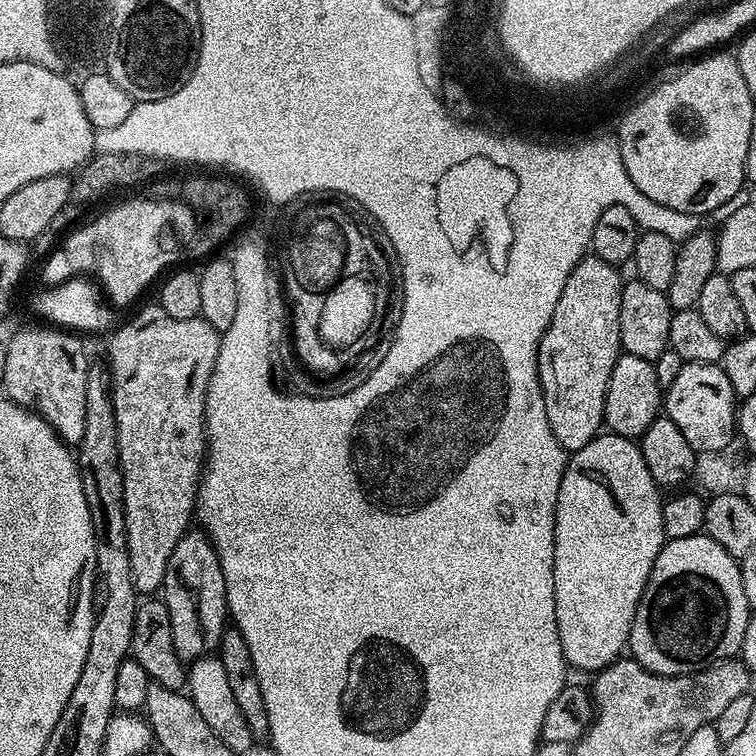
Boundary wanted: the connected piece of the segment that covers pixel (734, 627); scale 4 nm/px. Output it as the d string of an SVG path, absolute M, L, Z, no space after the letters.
M697 534L690 538L668 540L662 546L650 578L642 590L638 610L630 630L627 651L646 670L663 676L681 676L702 672L719 660L733 659L742 646L746 622L750 615L746 590L742 590L742 574L737 557L731 556L714 538Z

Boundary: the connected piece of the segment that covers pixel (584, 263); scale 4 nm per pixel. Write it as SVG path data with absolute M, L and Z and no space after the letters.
M591 254L585 255L578 266L574 266L570 278L566 278L566 290L562 290L562 298L558 298L558 306L554 306L554 318L550 318L550 326L546 334L542 334L542 342L536 351L540 389L546 402L546 418L550 418L550 430L554 430L554 438L558 438L569 454L582 450L582 446L589 444L604 424L606 386L610 382L614 362L622 354L618 314L625 281L620 280L616 272L619 272L617 265L607 264Z

